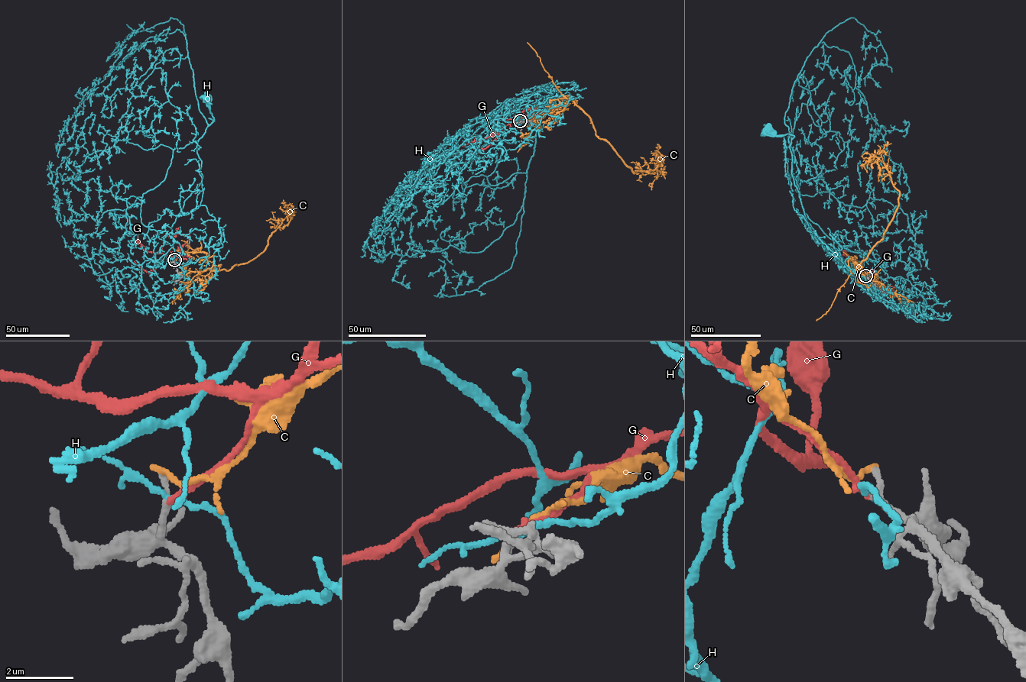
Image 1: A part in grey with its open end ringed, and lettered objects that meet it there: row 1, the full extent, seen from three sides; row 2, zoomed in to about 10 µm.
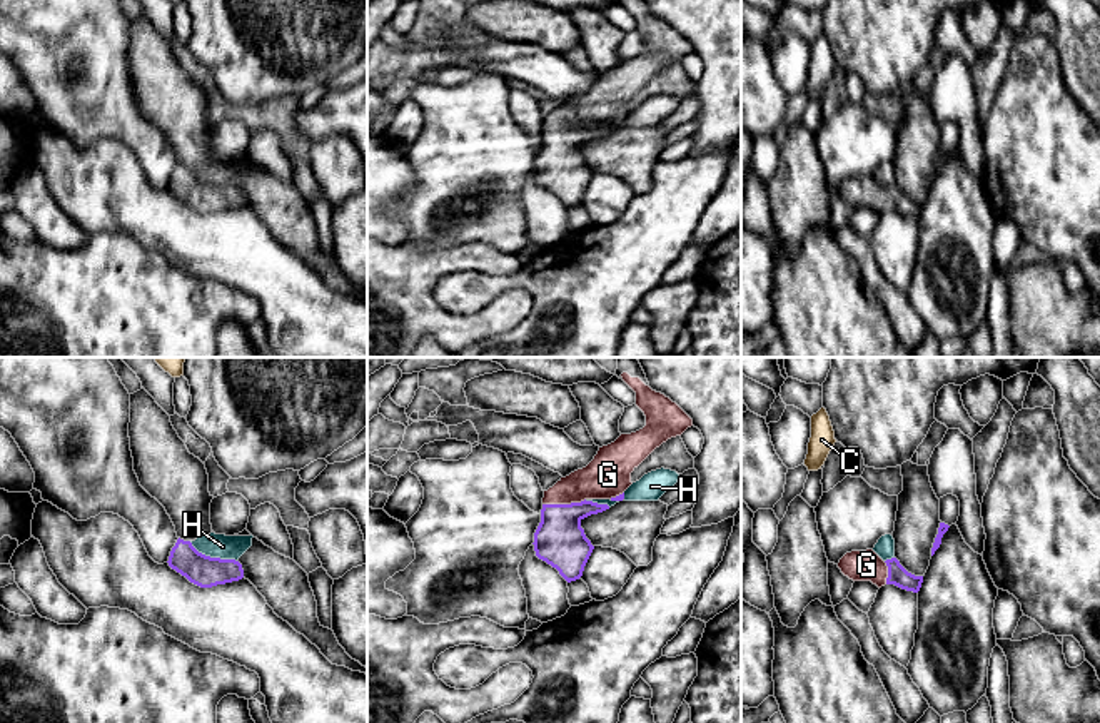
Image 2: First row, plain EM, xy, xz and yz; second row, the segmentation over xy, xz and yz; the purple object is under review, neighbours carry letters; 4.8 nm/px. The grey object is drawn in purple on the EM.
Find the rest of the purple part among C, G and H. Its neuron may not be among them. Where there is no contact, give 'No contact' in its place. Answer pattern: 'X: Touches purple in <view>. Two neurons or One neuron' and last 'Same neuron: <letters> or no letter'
C: No contact. Two neurons
G: Touches purple in xz. One neuron
H: Touches purple in xy. Two neurons
Same neuron: G

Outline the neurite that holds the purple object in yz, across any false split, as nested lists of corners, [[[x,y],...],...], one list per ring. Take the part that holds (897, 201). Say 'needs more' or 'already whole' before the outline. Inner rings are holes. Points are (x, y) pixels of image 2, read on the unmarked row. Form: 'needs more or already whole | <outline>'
needs more | [[[873,175],[846,179],[838,194],[853,207],[871,207],[878,214],[895,210],[918,219],[923,202],[908,199],[896,184],[883,187]]]

